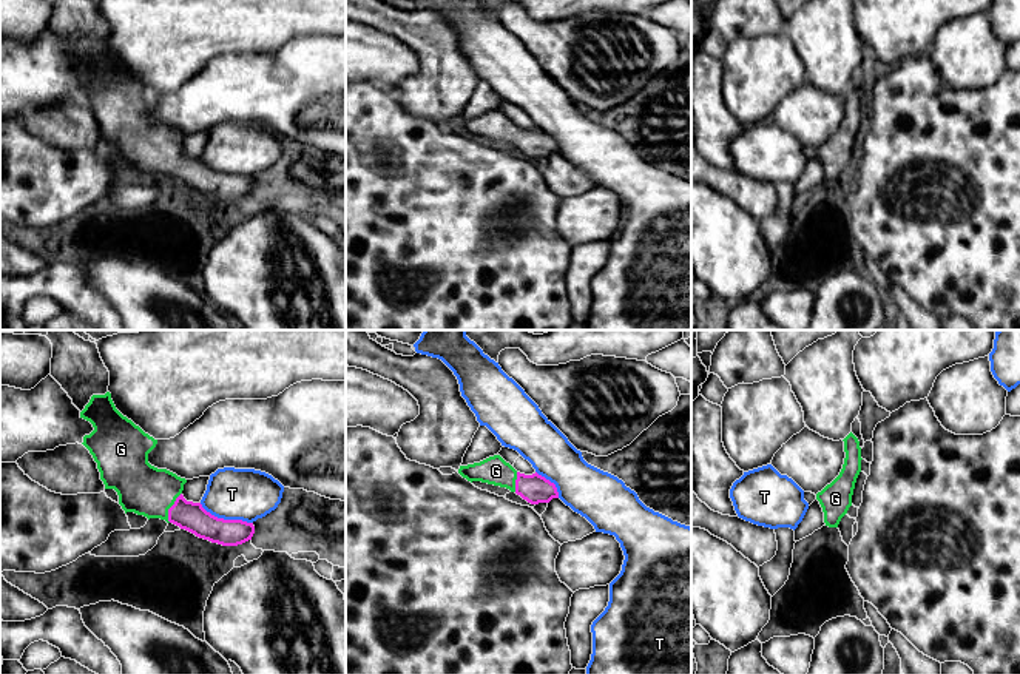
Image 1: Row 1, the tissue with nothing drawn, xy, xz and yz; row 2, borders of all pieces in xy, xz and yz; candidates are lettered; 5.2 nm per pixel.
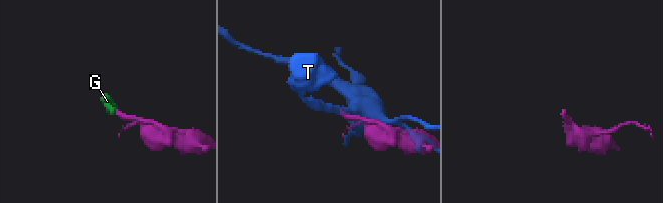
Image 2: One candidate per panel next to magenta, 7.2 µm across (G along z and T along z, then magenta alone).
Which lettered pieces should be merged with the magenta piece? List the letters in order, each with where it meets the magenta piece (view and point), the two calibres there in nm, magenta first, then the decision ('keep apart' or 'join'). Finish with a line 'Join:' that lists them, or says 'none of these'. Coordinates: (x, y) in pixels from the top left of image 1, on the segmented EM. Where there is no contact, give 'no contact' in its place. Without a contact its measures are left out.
G: xy (170, 508) | 150/260 nm | join
T: xy (226, 520) | 150/280 nm | keep apart
Join: G

